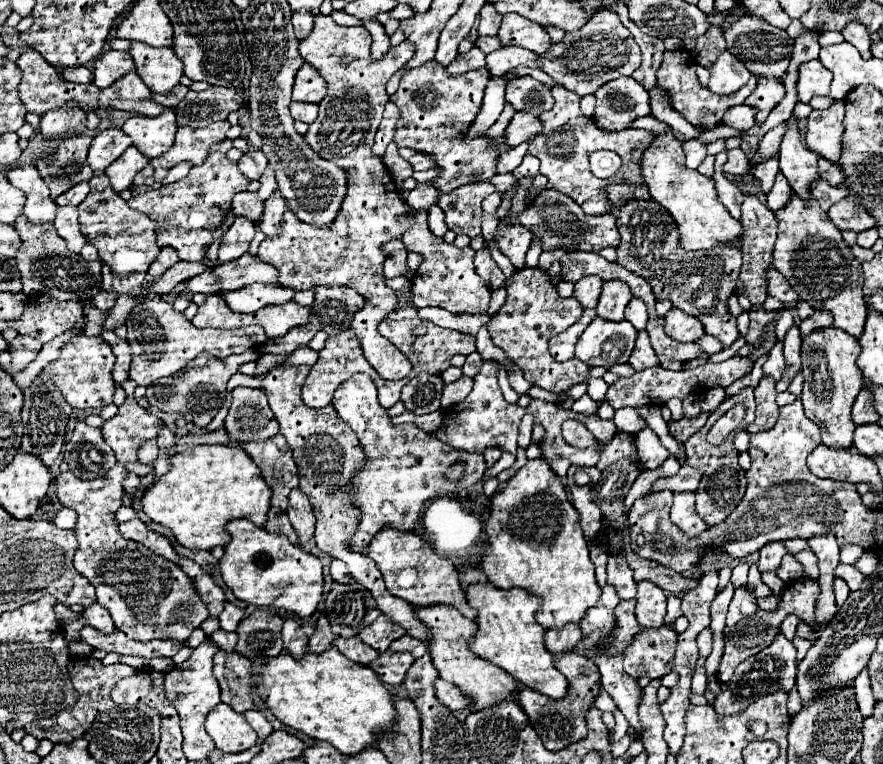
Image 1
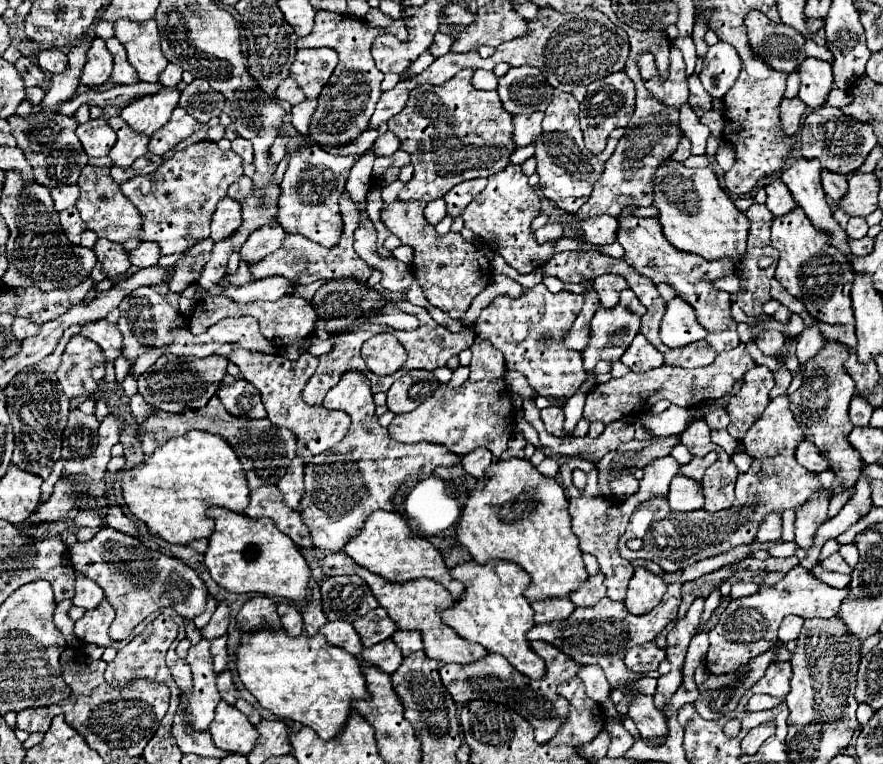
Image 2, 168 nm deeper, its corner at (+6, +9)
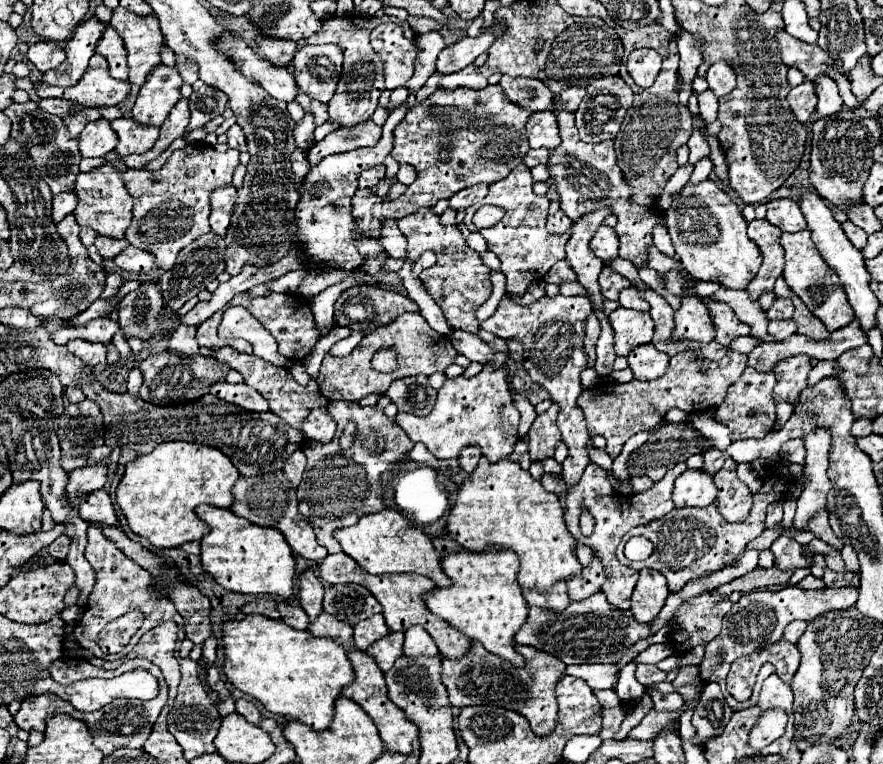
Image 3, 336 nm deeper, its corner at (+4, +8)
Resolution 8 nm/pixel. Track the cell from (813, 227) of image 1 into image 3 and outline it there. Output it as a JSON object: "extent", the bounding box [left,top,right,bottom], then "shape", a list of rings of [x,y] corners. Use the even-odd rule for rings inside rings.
{"extent":[780,230,854,332],"shape":[[[810,230],[802,232],[782,232],[780,246],[786,252],[786,266],[784,266],[784,280],[786,284],[796,292],[796,296],[806,304],[806,308],[824,322],[824,326],[832,332],[838,330],[854,320],[854,312],[846,300],[846,292],[838,280],[838,274],[826,266],[826,260],[818,256],[818,250],[814,248]]]}

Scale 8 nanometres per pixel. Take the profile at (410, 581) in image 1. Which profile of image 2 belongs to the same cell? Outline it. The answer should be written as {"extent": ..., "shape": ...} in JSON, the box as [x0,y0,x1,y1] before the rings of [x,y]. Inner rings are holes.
{"extent":[344,511,464,599],"shape":[[[376,511],[376,513],[372,513],[366,519],[360,533],[344,545],[344,553],[350,555],[360,567],[364,567],[364,569],[388,579],[388,581],[404,583],[404,581],[428,577],[428,579],[442,583],[452,593],[452,597],[456,597],[456,599],[464,591],[464,585],[450,577],[450,571],[444,565],[440,551],[434,549],[432,543],[426,541],[424,537],[412,533],[406,519],[398,511]]]}

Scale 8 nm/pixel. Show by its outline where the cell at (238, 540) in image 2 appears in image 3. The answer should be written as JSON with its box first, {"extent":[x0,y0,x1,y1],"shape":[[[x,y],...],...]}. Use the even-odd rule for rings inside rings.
{"extent":[196,504,296,598],"shape":[[[206,504],[198,506],[196,514],[212,528],[200,542],[202,566],[222,588],[244,594],[274,594],[280,598],[290,598],[294,594],[296,560],[282,532],[270,526],[250,524],[246,518],[238,518],[232,510]]]}

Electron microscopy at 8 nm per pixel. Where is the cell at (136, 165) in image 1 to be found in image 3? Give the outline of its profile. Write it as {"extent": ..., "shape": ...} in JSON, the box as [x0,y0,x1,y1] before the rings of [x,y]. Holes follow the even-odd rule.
{"extent":[110,118,160,156],"shape":[[[118,118],[118,120],[112,120],[110,124],[114,132],[118,134],[116,152],[120,156],[148,152],[154,146],[158,138],[158,130],[160,130],[156,126],[140,126],[130,118]]]}

